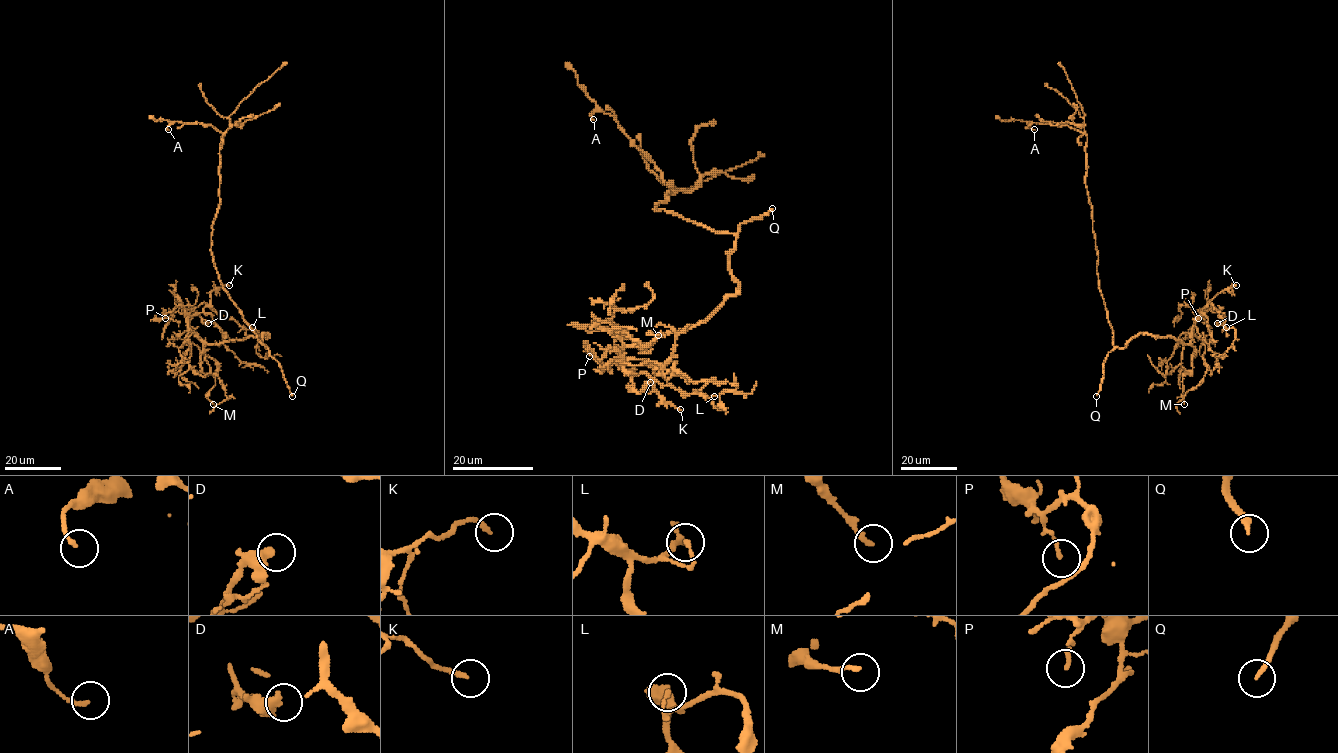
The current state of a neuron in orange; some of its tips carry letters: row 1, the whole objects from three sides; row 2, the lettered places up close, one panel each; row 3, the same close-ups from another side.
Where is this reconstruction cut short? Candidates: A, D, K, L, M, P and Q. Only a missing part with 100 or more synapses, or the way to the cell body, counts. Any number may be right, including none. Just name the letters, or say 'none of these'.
Q

